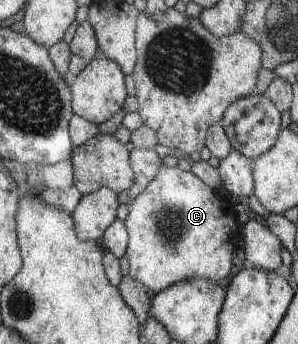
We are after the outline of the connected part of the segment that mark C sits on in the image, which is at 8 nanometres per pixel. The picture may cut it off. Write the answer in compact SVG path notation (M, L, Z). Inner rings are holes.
M162 164L158 175L140 195L131 199L125 219L128 243L125 251L129 276L146 285L152 294L160 293L178 281L209 279L212 283L224 281L232 273L232 255L240 243L240 227L232 203L226 203L212 187L204 185L191 171Z

